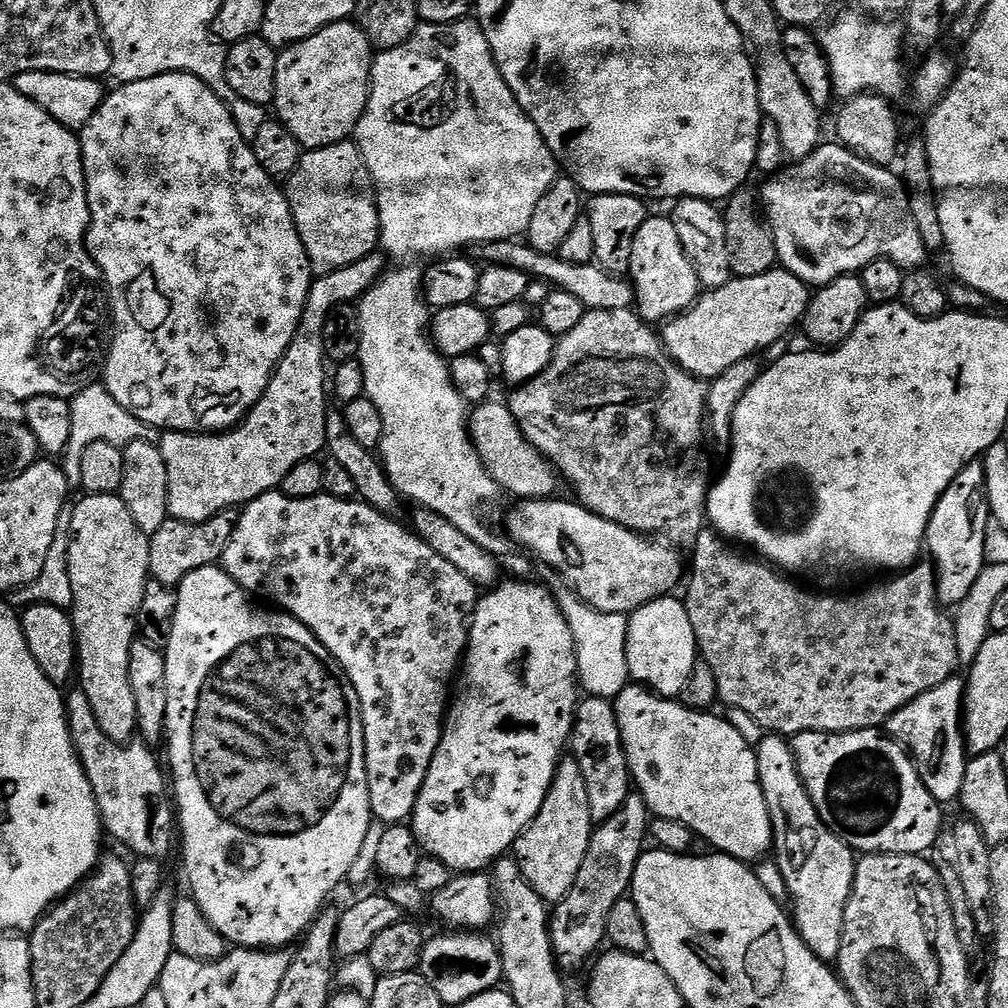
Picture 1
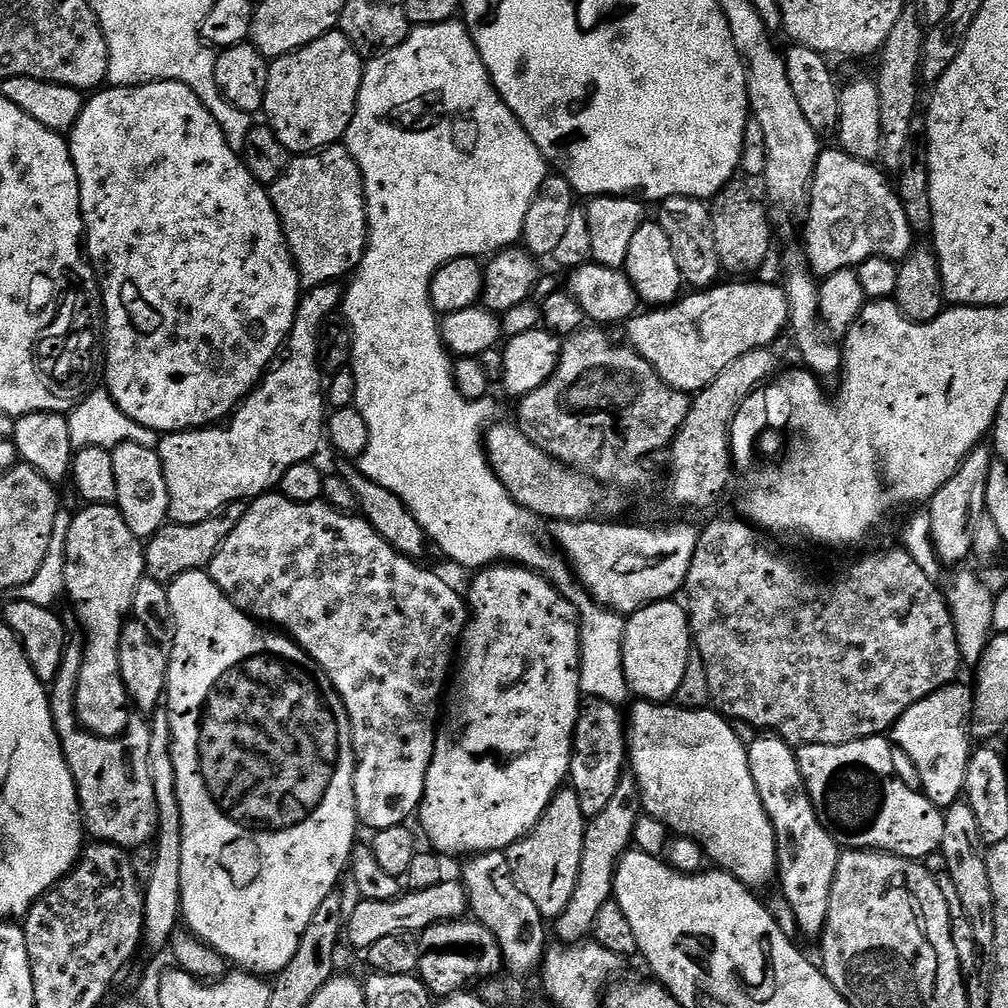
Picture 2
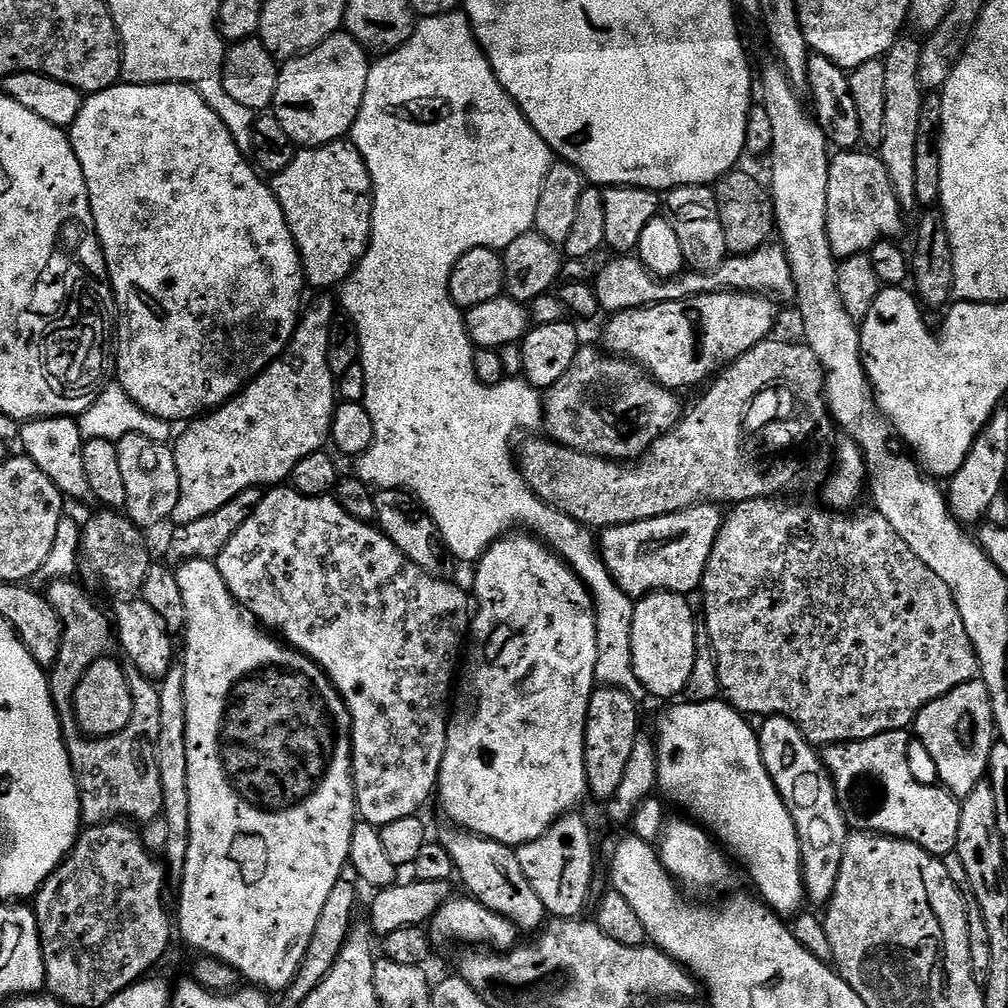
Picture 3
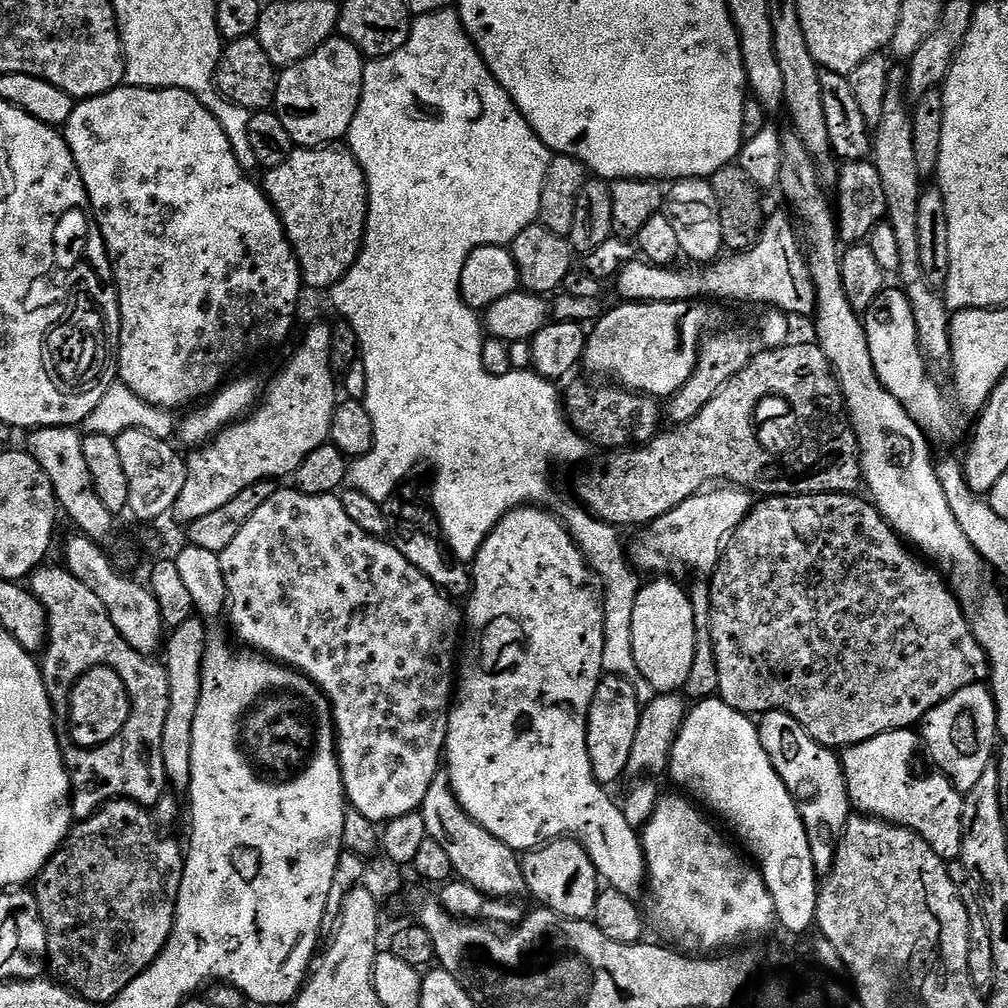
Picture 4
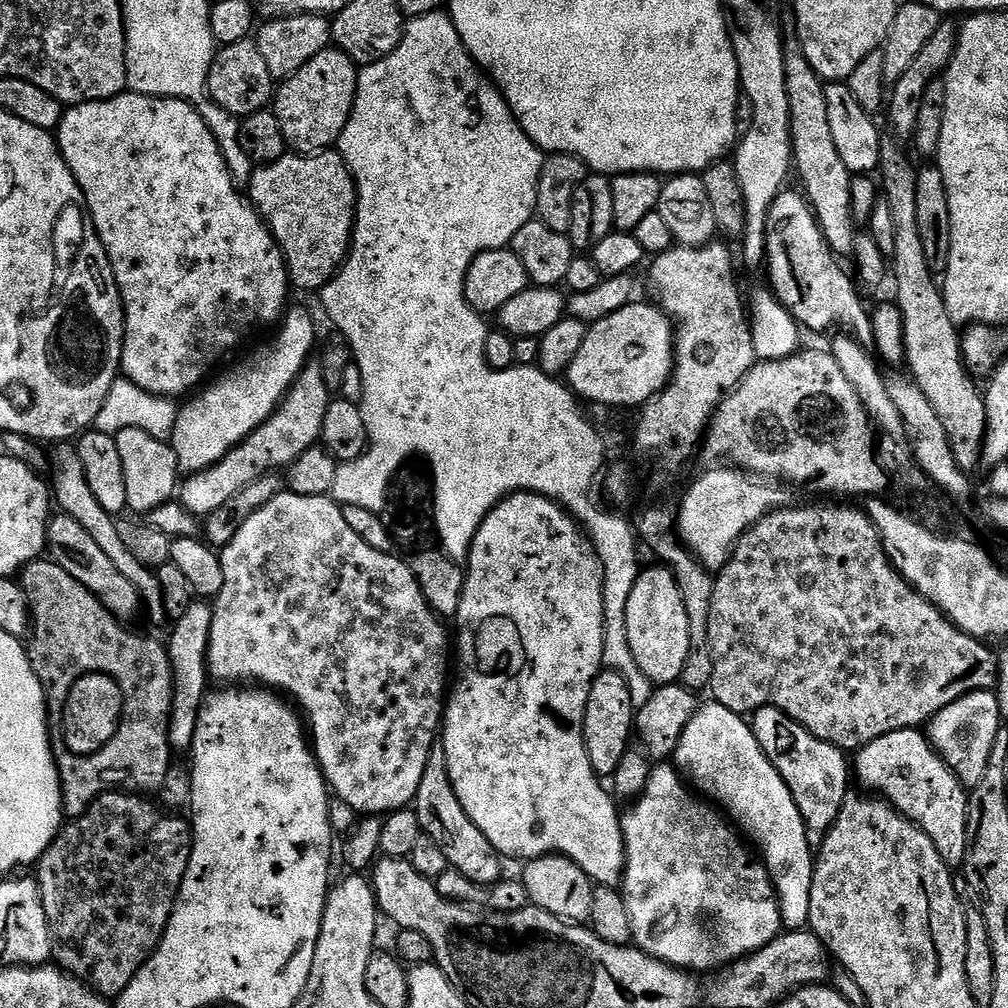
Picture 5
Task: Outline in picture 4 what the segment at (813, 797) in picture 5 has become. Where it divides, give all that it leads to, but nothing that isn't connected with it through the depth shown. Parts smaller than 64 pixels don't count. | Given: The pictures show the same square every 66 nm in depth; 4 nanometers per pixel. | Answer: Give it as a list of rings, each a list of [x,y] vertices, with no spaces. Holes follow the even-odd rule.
[[[765,712],[759,717],[758,727],[762,750],[770,758],[778,778],[786,786],[786,790],[794,798],[798,814],[806,826],[806,838],[810,840],[810,858],[814,860],[817,873],[827,874],[832,870],[832,862],[836,857],[836,845],[844,834],[844,828],[850,822],[854,809],[848,801],[848,783],[844,780],[844,767],[840,765],[840,756],[833,749],[819,744],[790,714],[785,712]]]

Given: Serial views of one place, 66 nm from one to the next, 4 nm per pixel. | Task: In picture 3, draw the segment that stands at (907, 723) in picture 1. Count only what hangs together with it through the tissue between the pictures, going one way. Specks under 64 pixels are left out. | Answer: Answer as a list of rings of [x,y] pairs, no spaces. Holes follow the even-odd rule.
[[[971,680],[930,702],[916,715],[914,736],[915,732],[940,775],[939,783],[957,798],[968,796],[970,790],[985,779],[984,771],[990,768],[992,746],[998,736],[992,719],[990,694],[983,680]]]

